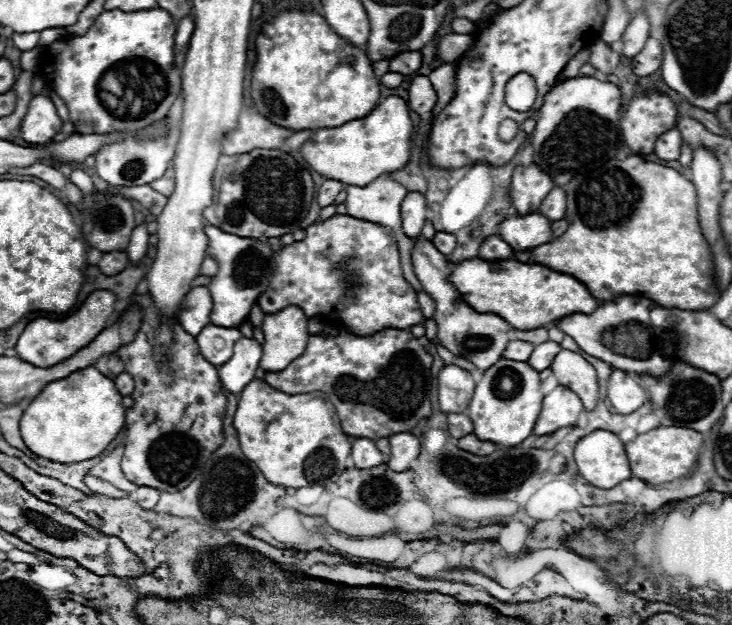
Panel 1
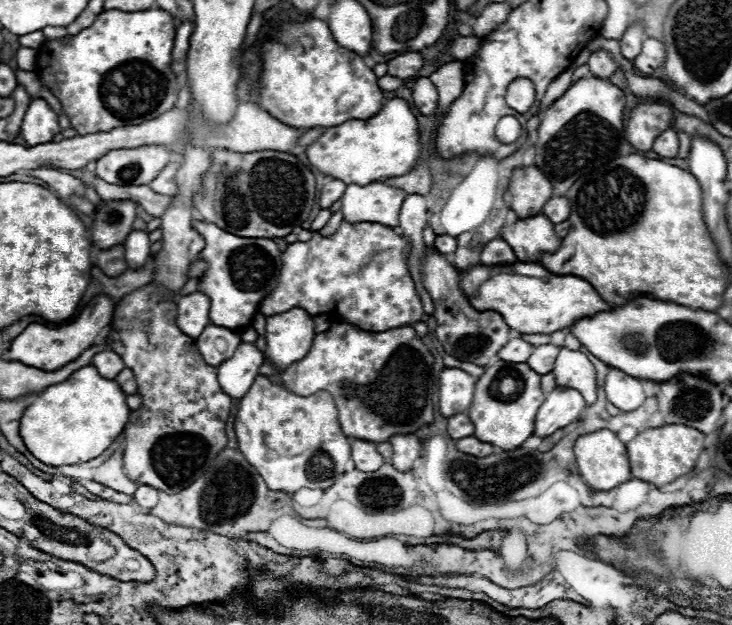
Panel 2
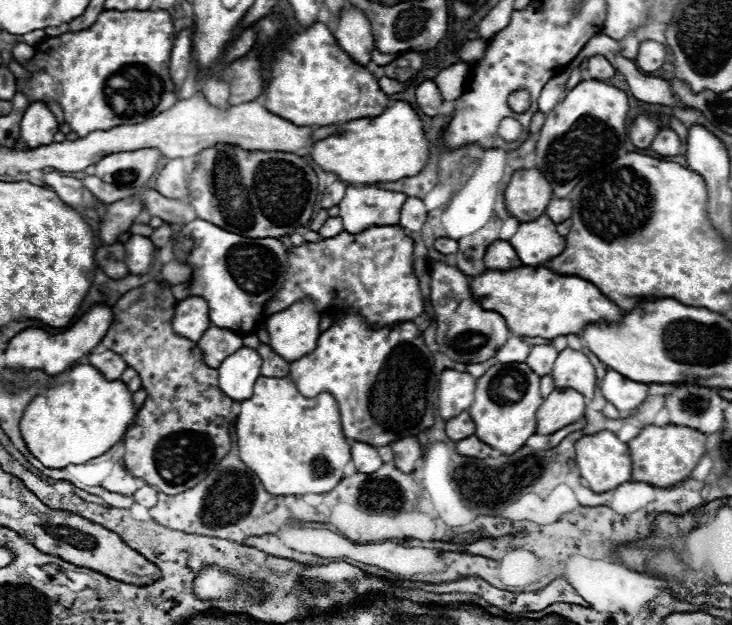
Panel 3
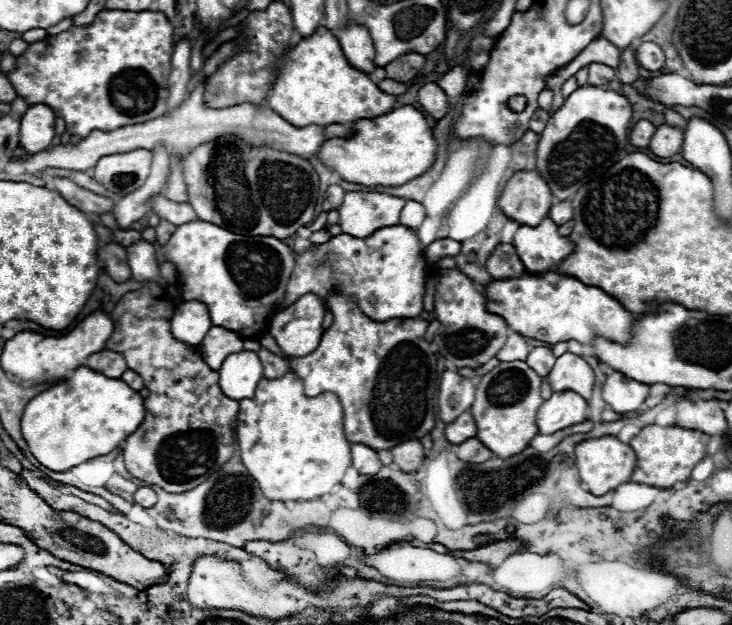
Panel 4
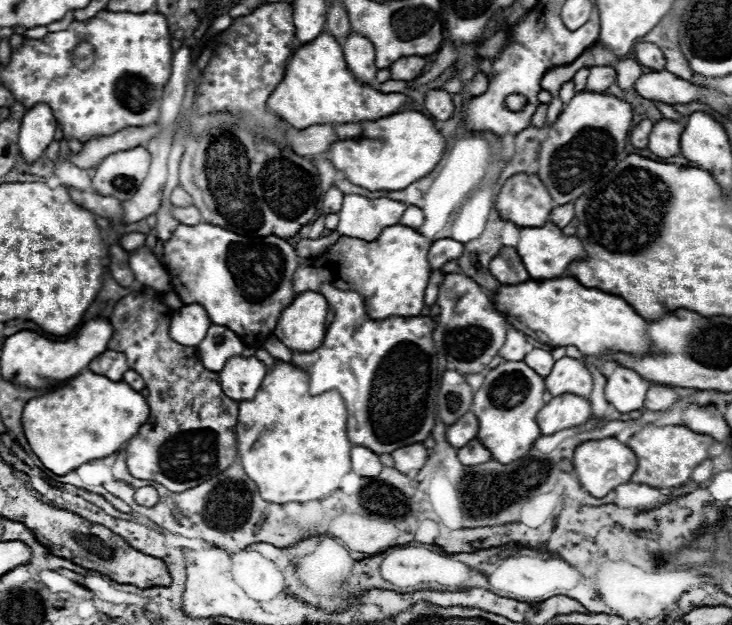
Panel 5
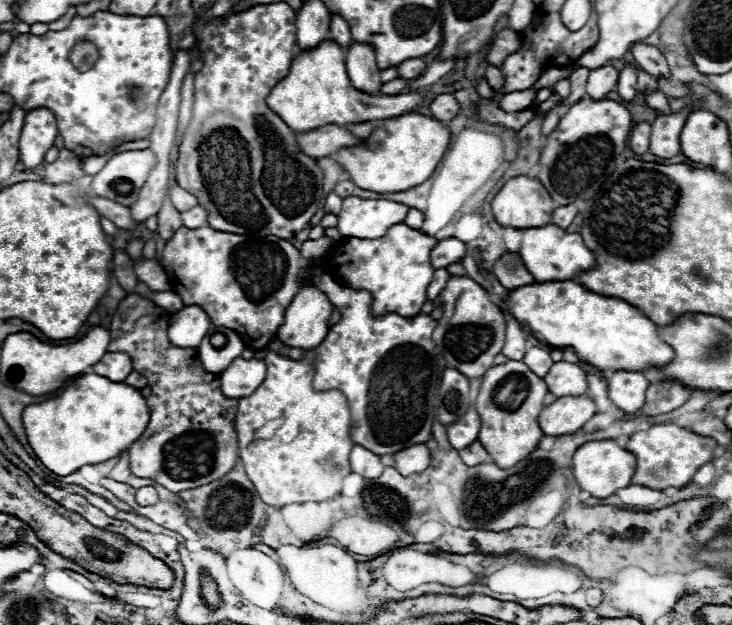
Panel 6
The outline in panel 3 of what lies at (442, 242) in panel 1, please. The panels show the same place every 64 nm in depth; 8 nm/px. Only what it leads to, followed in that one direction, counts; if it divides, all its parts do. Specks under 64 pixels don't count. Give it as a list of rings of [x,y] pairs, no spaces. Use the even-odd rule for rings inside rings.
[[[436,238],[434,248],[442,254],[454,254],[458,250],[458,242],[452,240],[452,238]]]

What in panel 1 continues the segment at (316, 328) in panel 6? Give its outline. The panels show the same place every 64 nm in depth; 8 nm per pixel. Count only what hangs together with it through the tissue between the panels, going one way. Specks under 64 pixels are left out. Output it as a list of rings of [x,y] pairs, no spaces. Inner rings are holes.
[[[288,306],[280,312],[266,314],[262,322],[264,332],[264,356],[260,368],[266,372],[284,370],[296,360],[308,344],[308,318],[298,306]]]

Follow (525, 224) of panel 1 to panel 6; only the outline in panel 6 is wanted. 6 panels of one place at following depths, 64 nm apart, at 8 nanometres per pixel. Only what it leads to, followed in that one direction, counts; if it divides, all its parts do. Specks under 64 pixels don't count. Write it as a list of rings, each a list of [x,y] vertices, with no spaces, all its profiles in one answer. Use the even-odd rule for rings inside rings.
[[[542,226],[540,230],[522,230],[524,240],[520,248],[520,256],[528,268],[528,272],[536,278],[536,282],[560,282],[560,280],[576,280],[580,270],[588,270],[594,266],[592,250],[588,250],[580,238],[580,234],[568,234],[558,226]]]

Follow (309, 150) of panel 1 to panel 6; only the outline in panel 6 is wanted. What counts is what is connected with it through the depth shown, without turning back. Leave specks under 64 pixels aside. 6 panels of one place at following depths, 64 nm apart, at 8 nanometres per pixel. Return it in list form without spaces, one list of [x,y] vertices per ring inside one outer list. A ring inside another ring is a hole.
[[[408,112],[396,118],[384,120],[376,126],[370,138],[358,146],[346,146],[336,152],[336,160],[350,174],[350,180],[372,192],[404,192],[420,182],[426,182],[442,160],[450,142],[450,130],[438,120],[426,118],[416,112]]]

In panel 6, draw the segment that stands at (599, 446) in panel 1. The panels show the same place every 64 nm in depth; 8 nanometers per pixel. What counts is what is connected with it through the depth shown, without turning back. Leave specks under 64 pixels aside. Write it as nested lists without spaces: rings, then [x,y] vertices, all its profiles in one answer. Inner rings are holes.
[[[598,440],[598,442],[586,442],[582,444],[574,454],[574,476],[582,490],[586,490],[594,498],[608,498],[620,486],[628,486],[632,480],[632,474],[636,470],[636,458],[630,450],[618,446],[616,440]]]

